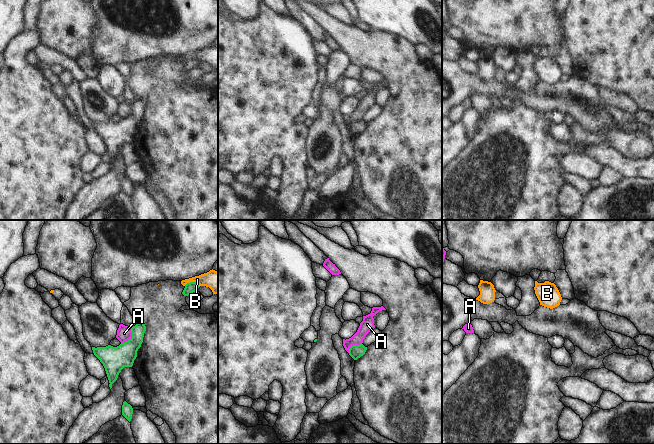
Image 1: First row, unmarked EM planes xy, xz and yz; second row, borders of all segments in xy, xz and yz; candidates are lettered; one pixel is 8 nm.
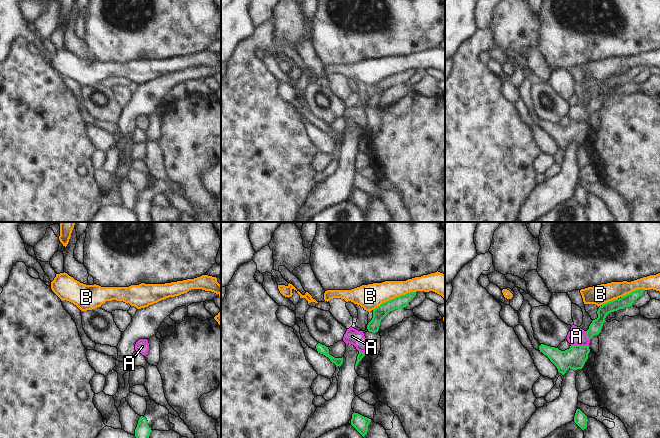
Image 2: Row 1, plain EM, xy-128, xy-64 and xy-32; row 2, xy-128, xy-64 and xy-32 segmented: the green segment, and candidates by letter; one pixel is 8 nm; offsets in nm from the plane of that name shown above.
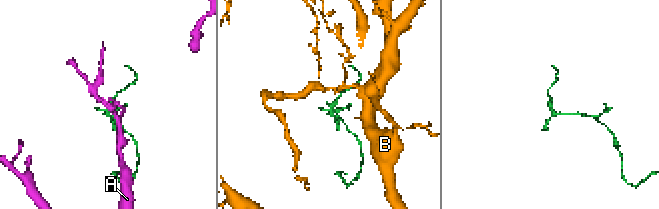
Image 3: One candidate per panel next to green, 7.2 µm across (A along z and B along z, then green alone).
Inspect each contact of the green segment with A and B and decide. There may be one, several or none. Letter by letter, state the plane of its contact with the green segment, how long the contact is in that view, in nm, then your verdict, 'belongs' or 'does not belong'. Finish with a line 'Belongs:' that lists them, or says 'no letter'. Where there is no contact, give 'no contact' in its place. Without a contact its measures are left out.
A: xy | 150 nm | does not belong
B: xy | 130 nm | does not belong
Belongs: no letter

